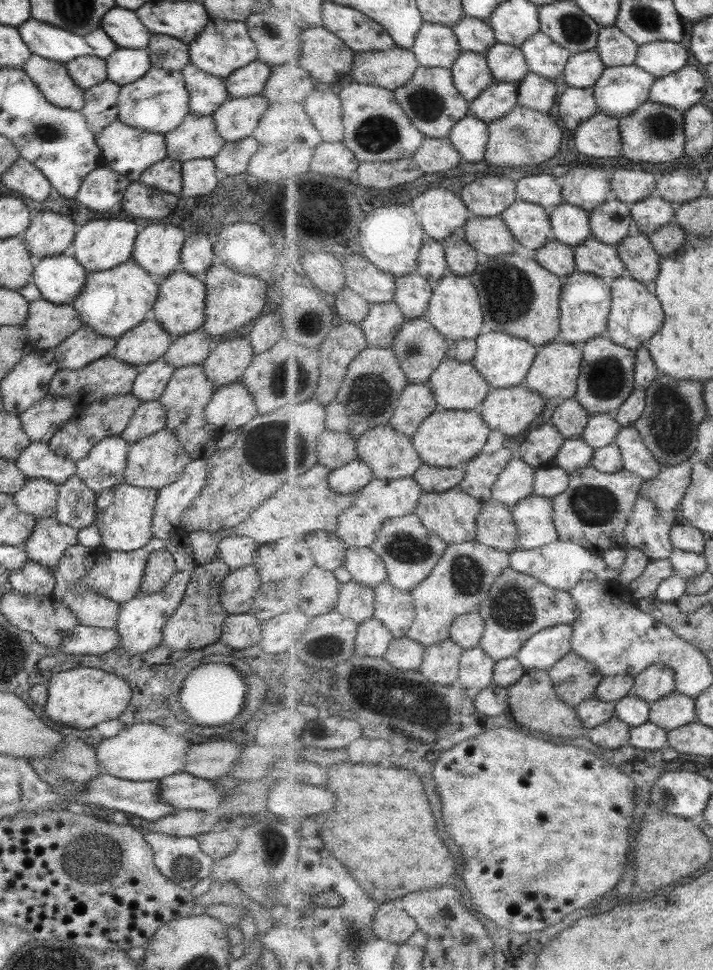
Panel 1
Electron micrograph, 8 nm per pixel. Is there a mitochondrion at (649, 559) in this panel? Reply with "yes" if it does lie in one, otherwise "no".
no

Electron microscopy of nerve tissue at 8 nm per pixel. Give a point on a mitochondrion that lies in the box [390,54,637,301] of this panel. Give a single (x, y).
(427, 104)

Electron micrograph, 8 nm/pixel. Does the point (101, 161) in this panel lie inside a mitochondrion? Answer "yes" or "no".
no

